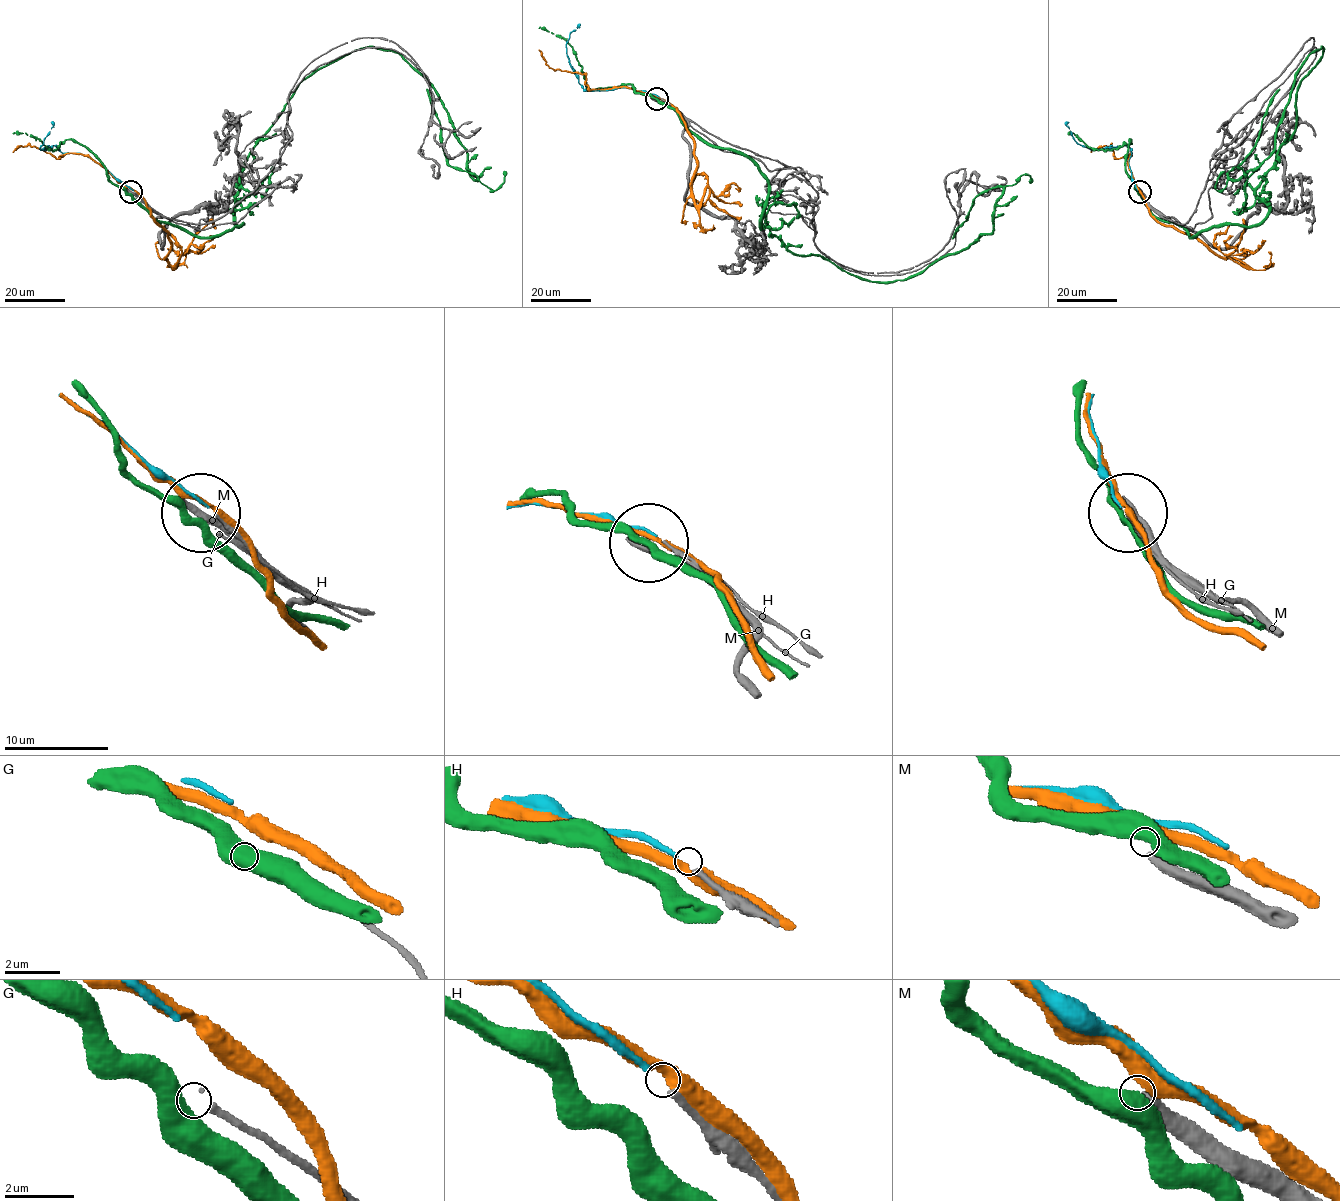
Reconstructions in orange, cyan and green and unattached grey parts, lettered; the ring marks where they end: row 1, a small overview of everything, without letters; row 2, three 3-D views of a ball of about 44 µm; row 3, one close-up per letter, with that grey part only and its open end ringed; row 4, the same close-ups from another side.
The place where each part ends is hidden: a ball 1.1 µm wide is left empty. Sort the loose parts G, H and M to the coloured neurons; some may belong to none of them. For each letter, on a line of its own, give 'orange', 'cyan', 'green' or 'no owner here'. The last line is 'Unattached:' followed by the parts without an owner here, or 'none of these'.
G: no owner here
H: cyan
M: no owner here
Unattached: G, M

